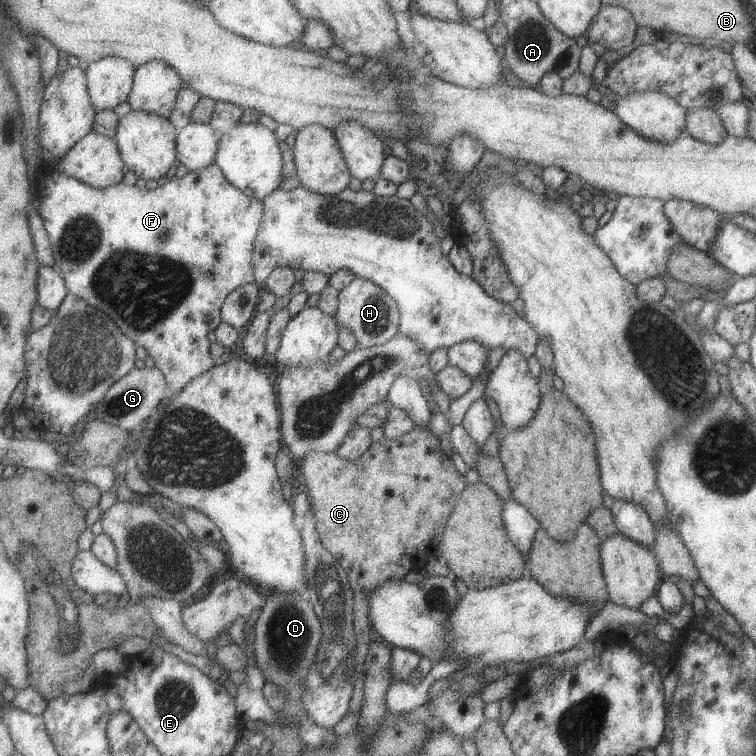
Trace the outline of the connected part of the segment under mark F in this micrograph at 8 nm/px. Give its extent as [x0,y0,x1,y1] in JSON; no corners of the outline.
[39,164,265,404]

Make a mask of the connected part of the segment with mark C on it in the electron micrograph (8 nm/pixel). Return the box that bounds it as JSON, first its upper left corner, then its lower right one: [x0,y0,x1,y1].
[301,426,466,713]

